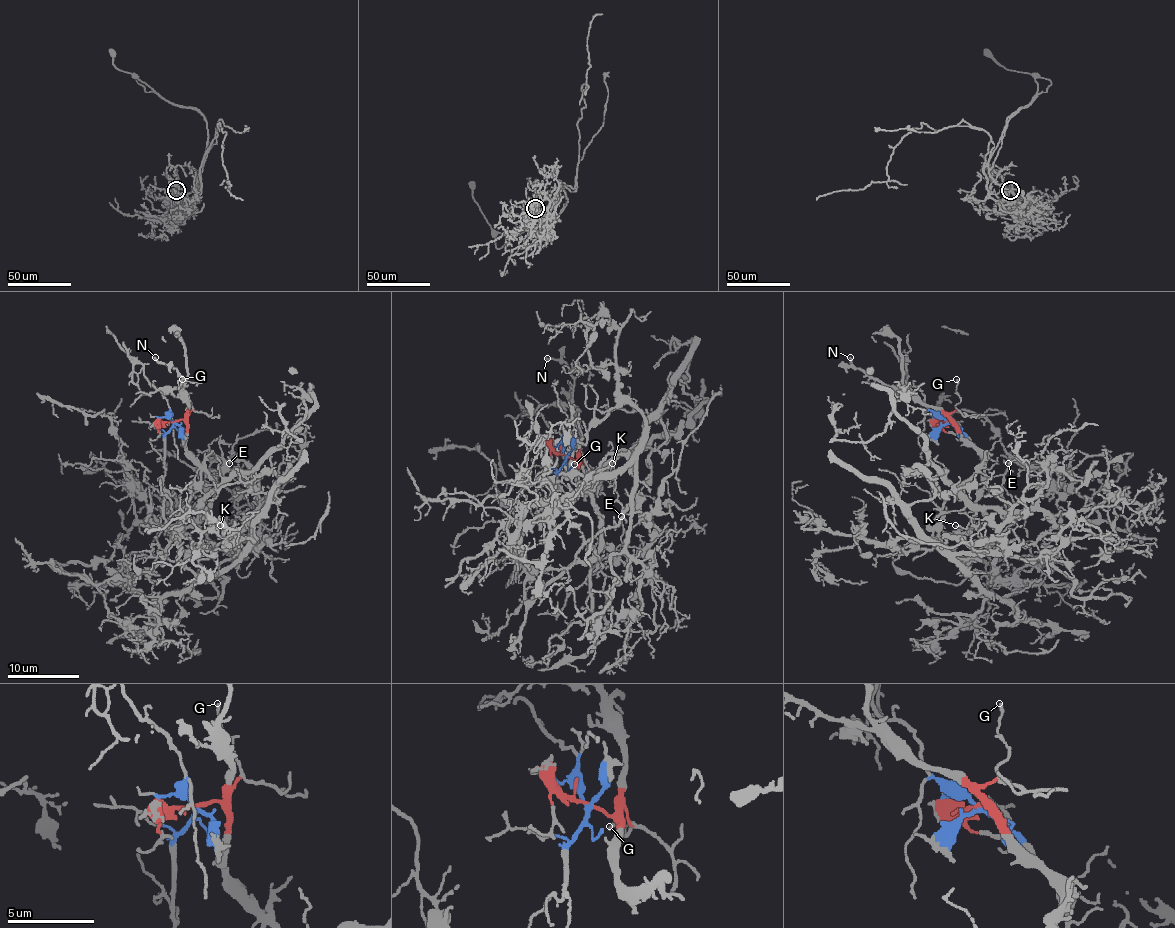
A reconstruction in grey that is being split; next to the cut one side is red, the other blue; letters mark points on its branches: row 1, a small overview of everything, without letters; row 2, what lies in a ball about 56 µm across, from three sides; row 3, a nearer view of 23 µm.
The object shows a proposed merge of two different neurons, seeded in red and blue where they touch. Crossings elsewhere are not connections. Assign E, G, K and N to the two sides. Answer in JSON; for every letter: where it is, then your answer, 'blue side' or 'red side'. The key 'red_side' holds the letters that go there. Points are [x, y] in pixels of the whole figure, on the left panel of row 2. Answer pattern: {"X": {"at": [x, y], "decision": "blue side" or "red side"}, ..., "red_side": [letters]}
{"E": {"at": [229, 463], "decision": "blue side"}, "G": {"at": [182, 379], "decision": "red side"}, "K": {"at": [220, 525], "decision": "red side"}, "N": {"at": [155, 357], "decision": "red side"}, "red_side": ["G", "K", "N"]}

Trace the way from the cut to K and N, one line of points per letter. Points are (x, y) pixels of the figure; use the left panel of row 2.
K: (174, 421), (181, 419), (186, 424), (186, 453), (215, 487), (203, 502), (203, 512), (217, 528), (221, 525)
N: (174, 421), (183, 419), (188, 408), (179, 390), (181, 378), (172, 367), (167, 367), (154, 356)

